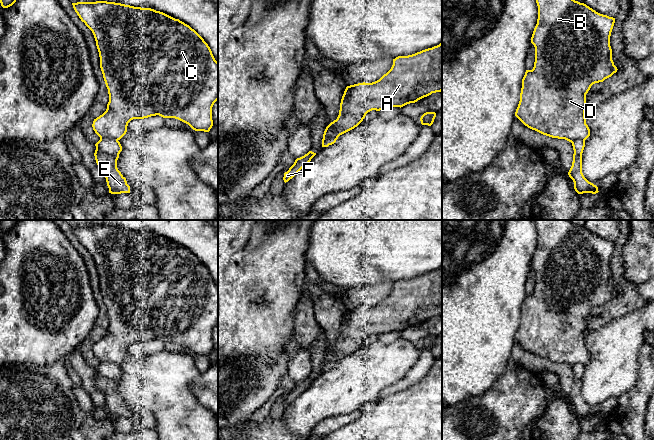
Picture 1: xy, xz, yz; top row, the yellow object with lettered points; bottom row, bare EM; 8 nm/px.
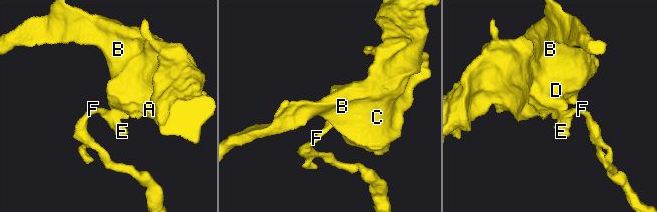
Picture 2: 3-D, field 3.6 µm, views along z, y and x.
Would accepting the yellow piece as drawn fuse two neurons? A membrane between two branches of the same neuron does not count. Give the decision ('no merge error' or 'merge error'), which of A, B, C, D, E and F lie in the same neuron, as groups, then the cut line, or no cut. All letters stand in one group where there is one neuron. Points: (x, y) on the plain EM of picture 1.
merge error; groups A B C D / E F; cut xz (338, 355), (336, 359), (326, 361), (322, 365)

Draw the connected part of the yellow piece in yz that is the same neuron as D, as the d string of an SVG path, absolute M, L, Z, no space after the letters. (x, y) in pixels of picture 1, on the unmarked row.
M533 220L538 230L538 243L531 267L535 271L532 294L526 294L522 303L520 325L515 340L528 352L543 359L572 366L586 364L590 353L586 348L586 318L595 307L603 306L617 296L612 284L610 260L615 242L600 238L569 220Z

